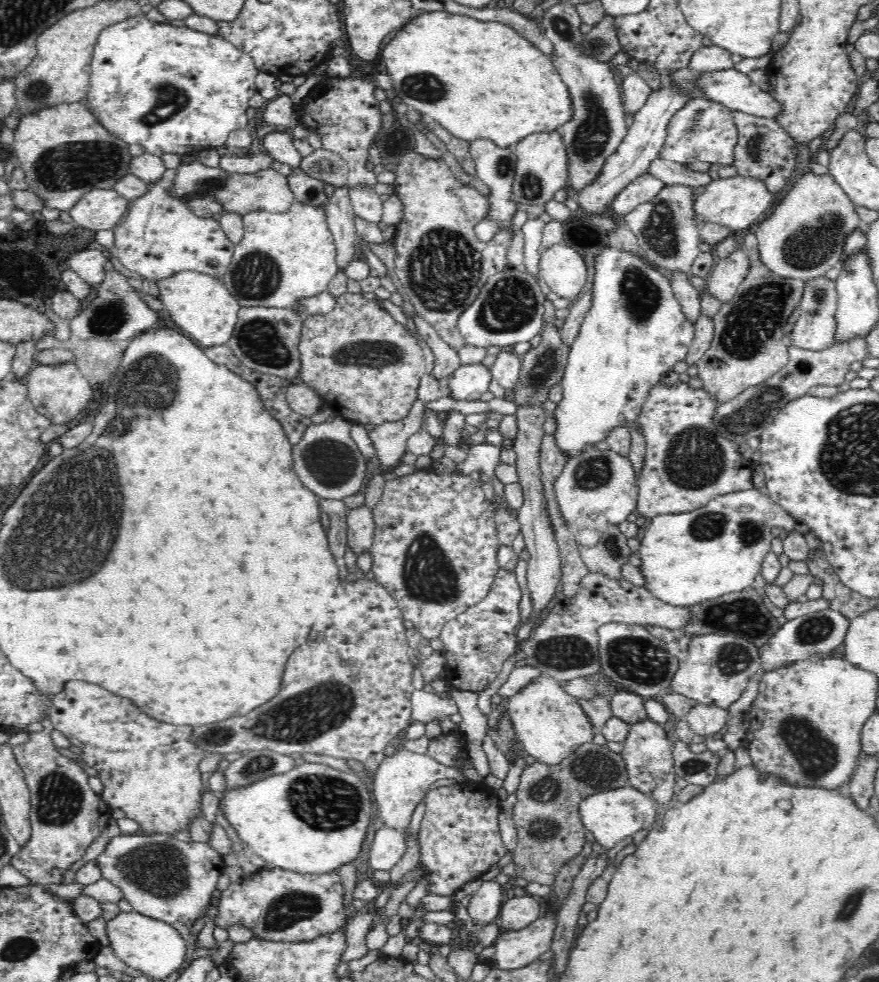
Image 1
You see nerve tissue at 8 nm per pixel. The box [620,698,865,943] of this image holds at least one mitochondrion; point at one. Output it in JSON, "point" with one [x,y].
{"point":[815,754]}

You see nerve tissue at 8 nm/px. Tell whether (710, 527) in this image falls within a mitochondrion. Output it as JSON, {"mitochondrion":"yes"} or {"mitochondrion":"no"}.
{"mitochondrion":"yes"}

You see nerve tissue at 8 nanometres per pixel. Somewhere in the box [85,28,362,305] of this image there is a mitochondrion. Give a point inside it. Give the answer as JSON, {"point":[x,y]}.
{"point":[257,275]}

